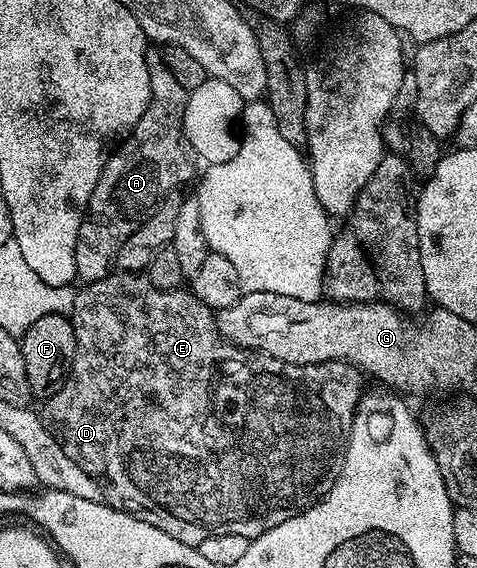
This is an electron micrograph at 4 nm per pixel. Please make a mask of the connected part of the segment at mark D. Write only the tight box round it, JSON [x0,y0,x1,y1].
[44,274,364,546]

